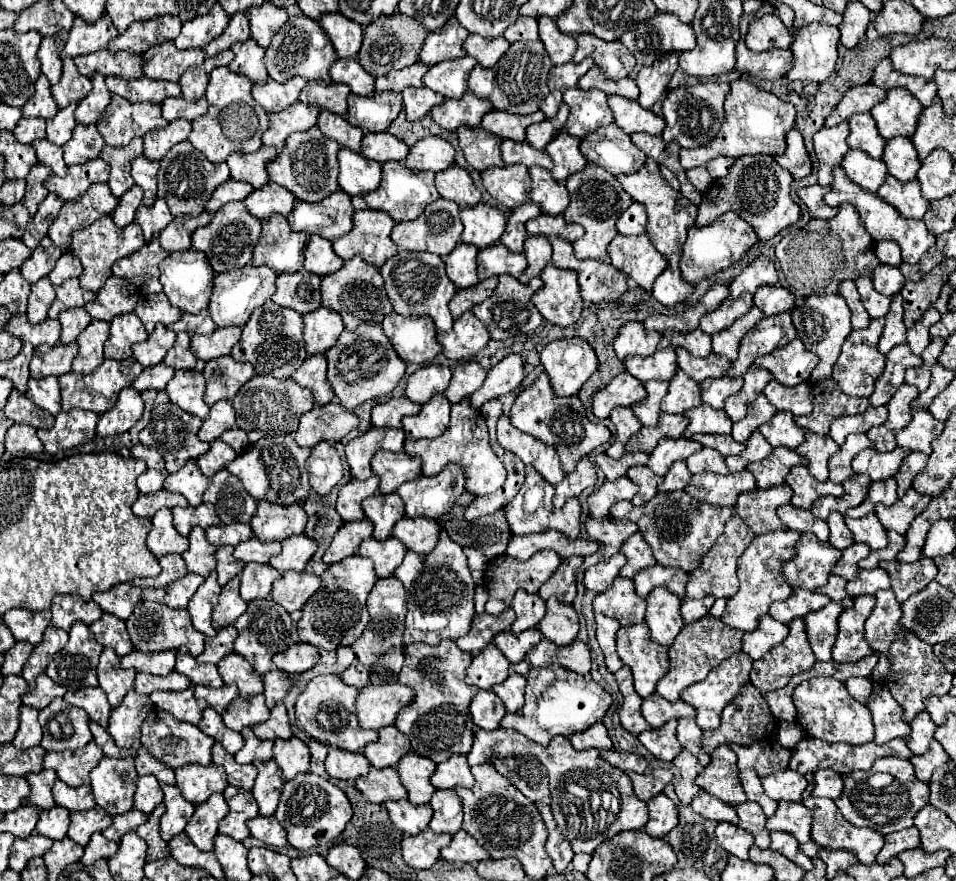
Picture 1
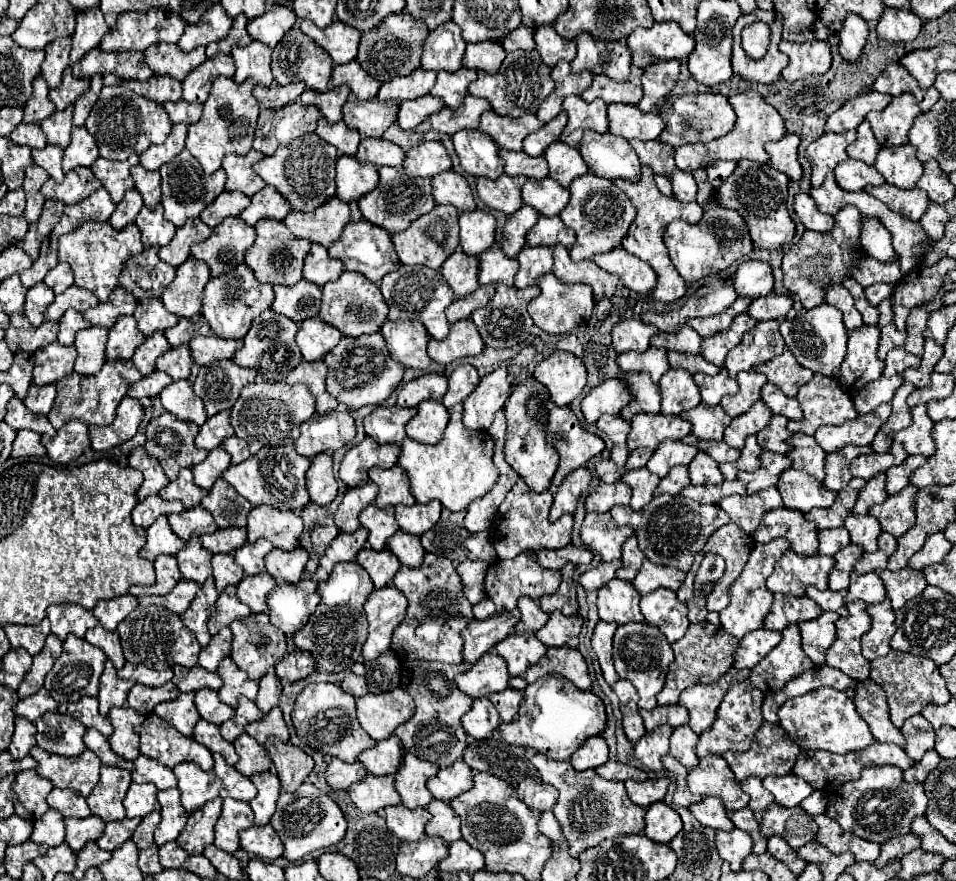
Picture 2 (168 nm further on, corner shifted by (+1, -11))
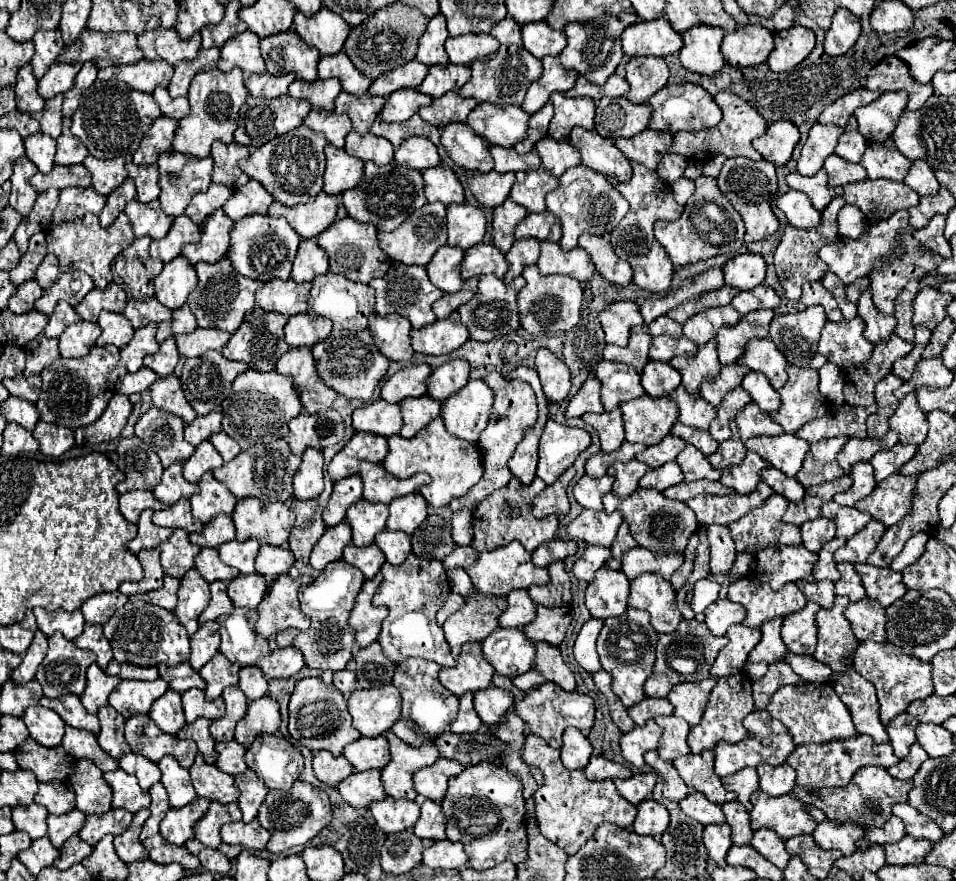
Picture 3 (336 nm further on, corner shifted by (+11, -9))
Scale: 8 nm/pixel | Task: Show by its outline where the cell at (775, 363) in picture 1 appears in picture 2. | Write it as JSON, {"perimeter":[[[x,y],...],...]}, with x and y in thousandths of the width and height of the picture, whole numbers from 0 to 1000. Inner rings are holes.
{"perimeter":[[[822,396],[818,403],[791,414],[789,417],[793,423],[799,423],[803,428],[805,435],[810,435],[812,439],[816,439],[824,451],[833,451],[835,442],[845,435],[845,430],[851,426],[847,419],[841,419],[839,414],[835,414],[835,410],[831,407],[831,403]]]}

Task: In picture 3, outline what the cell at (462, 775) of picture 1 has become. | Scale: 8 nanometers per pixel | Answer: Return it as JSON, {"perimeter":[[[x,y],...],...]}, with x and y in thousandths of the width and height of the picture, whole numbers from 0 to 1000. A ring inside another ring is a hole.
{"perimeter":[[[460,859],[454,868],[439,873],[433,880],[433,896],[452,909],[462,909],[469,896],[469,884],[477,882],[485,875],[485,871],[479,864]]]}

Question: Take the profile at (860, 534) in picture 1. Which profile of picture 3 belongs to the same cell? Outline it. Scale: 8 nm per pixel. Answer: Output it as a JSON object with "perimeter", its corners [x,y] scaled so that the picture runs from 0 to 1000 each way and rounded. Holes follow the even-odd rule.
{"perimeter":[[[872,569],[864,571],[858,582],[860,587],[870,589],[874,594],[874,610],[881,610],[885,614],[891,612],[900,600],[904,600],[904,596],[912,589],[908,587],[908,582],[900,582],[893,575],[879,575]]]}

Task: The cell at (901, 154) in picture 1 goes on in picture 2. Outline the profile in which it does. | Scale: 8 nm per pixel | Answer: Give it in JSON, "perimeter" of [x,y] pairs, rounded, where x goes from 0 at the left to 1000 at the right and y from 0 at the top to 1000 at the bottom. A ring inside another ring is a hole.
{"perimeter":[[[954,165],[923,167],[916,176],[914,190],[927,203],[927,208],[944,215],[954,215],[964,199],[964,185],[958,180]]]}

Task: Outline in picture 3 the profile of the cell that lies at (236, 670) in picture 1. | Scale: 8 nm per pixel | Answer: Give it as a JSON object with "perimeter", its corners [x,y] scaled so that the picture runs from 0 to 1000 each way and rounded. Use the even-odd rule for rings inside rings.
{"perimeter":[[[226,741],[211,759],[209,766],[213,768],[215,778],[215,791],[218,796],[224,796],[232,789],[232,782],[241,778],[249,778],[249,755],[243,755],[232,741]]]}

